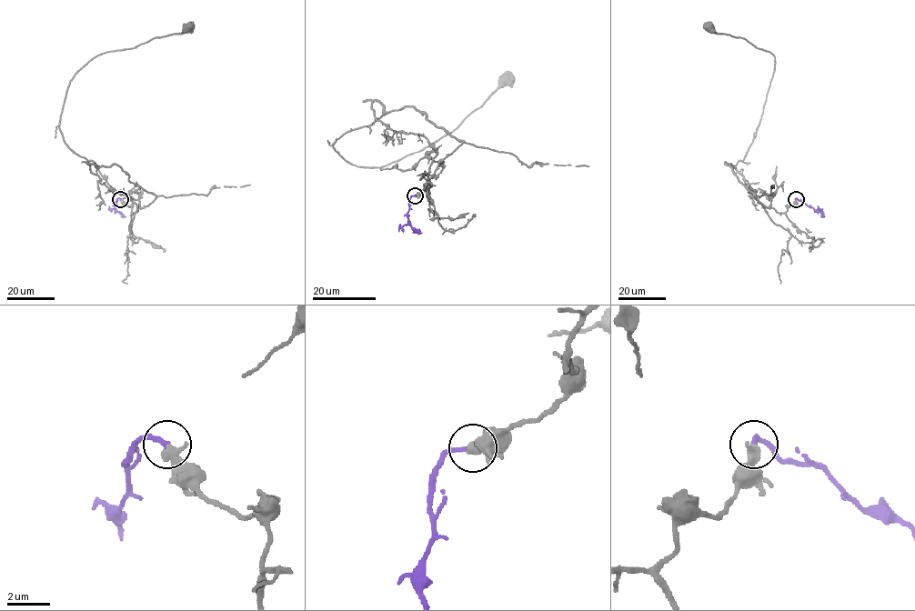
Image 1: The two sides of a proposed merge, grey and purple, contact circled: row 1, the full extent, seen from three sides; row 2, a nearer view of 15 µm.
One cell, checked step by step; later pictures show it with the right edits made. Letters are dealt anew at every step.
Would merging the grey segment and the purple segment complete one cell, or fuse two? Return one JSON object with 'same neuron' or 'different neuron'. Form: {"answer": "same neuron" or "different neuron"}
{"answer": "same neuron"}

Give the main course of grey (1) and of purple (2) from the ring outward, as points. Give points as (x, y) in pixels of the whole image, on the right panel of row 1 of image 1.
1: (796, 199), (784, 213), (764, 206), (729, 165), (742, 161), (752, 142), (774, 57), (743, 38), (708, 27)
2: (796, 199), (824, 216)

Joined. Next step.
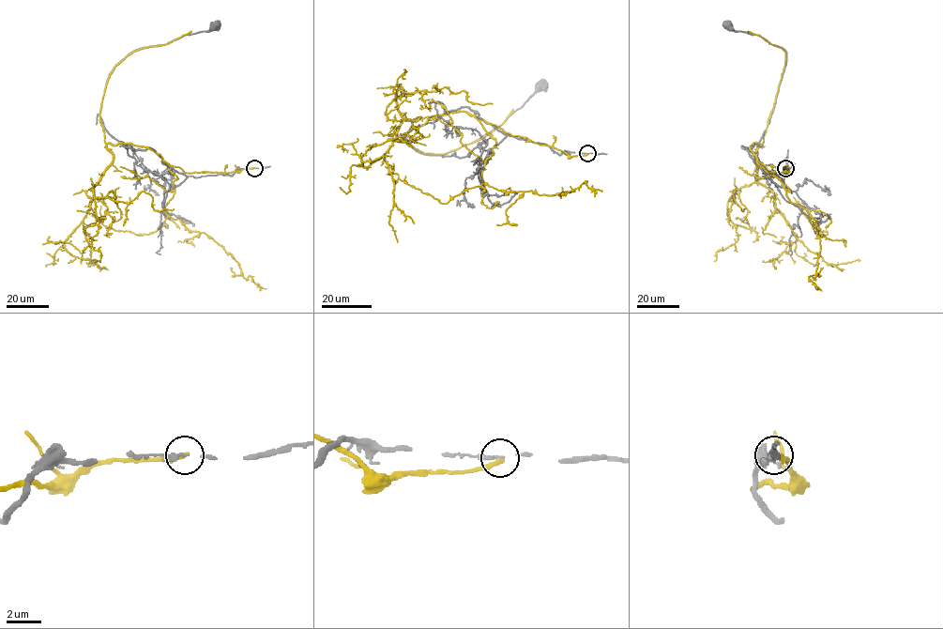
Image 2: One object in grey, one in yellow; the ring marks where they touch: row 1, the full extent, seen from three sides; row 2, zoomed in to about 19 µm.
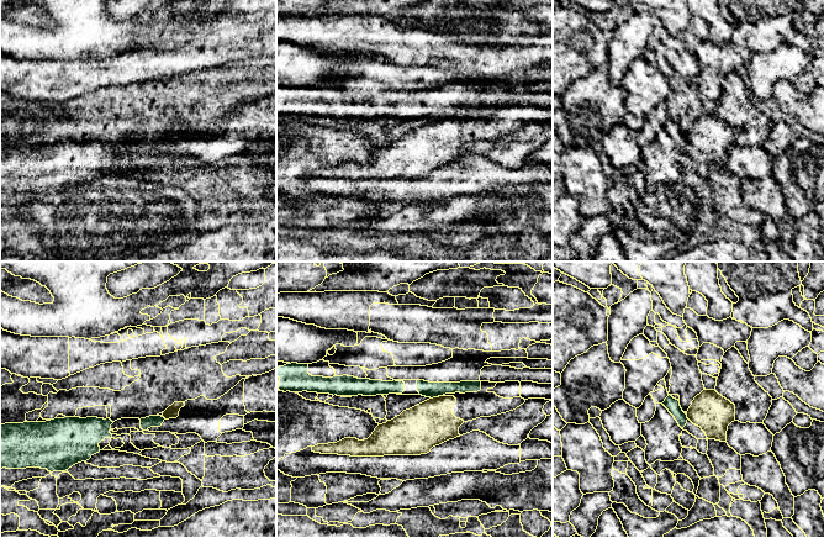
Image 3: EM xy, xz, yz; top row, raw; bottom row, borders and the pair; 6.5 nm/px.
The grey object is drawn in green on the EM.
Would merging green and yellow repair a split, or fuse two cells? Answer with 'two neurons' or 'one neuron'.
two neurons

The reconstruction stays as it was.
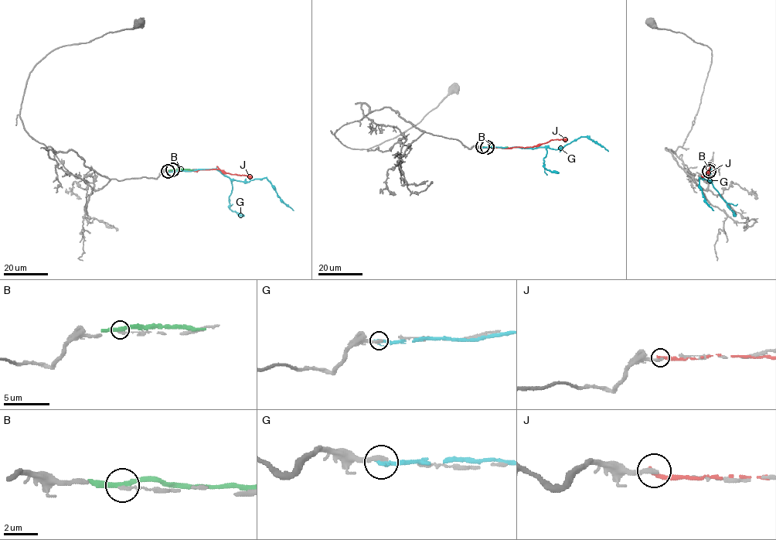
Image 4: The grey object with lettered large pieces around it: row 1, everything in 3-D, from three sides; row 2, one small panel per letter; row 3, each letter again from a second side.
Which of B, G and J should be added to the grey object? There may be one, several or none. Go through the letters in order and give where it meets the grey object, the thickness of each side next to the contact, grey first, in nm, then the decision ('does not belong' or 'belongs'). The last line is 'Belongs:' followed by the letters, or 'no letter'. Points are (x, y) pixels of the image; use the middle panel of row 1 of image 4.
B: contact (487, 147); calibres 180 and 280 nm; does not belong
G: contact (482, 147); calibres 280 and 320 nm; does not belong
J: contact (482, 146); calibres 280 and 240 nm; does not belong
Belongs: no letter

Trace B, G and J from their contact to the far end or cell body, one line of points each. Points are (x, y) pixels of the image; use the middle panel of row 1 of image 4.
B: (487, 147), (508, 147)
G: (481, 147), (557, 149), (580, 138), (587, 137), (608, 151)
J: (482, 147), (533, 147), (551, 140), (566, 140)

